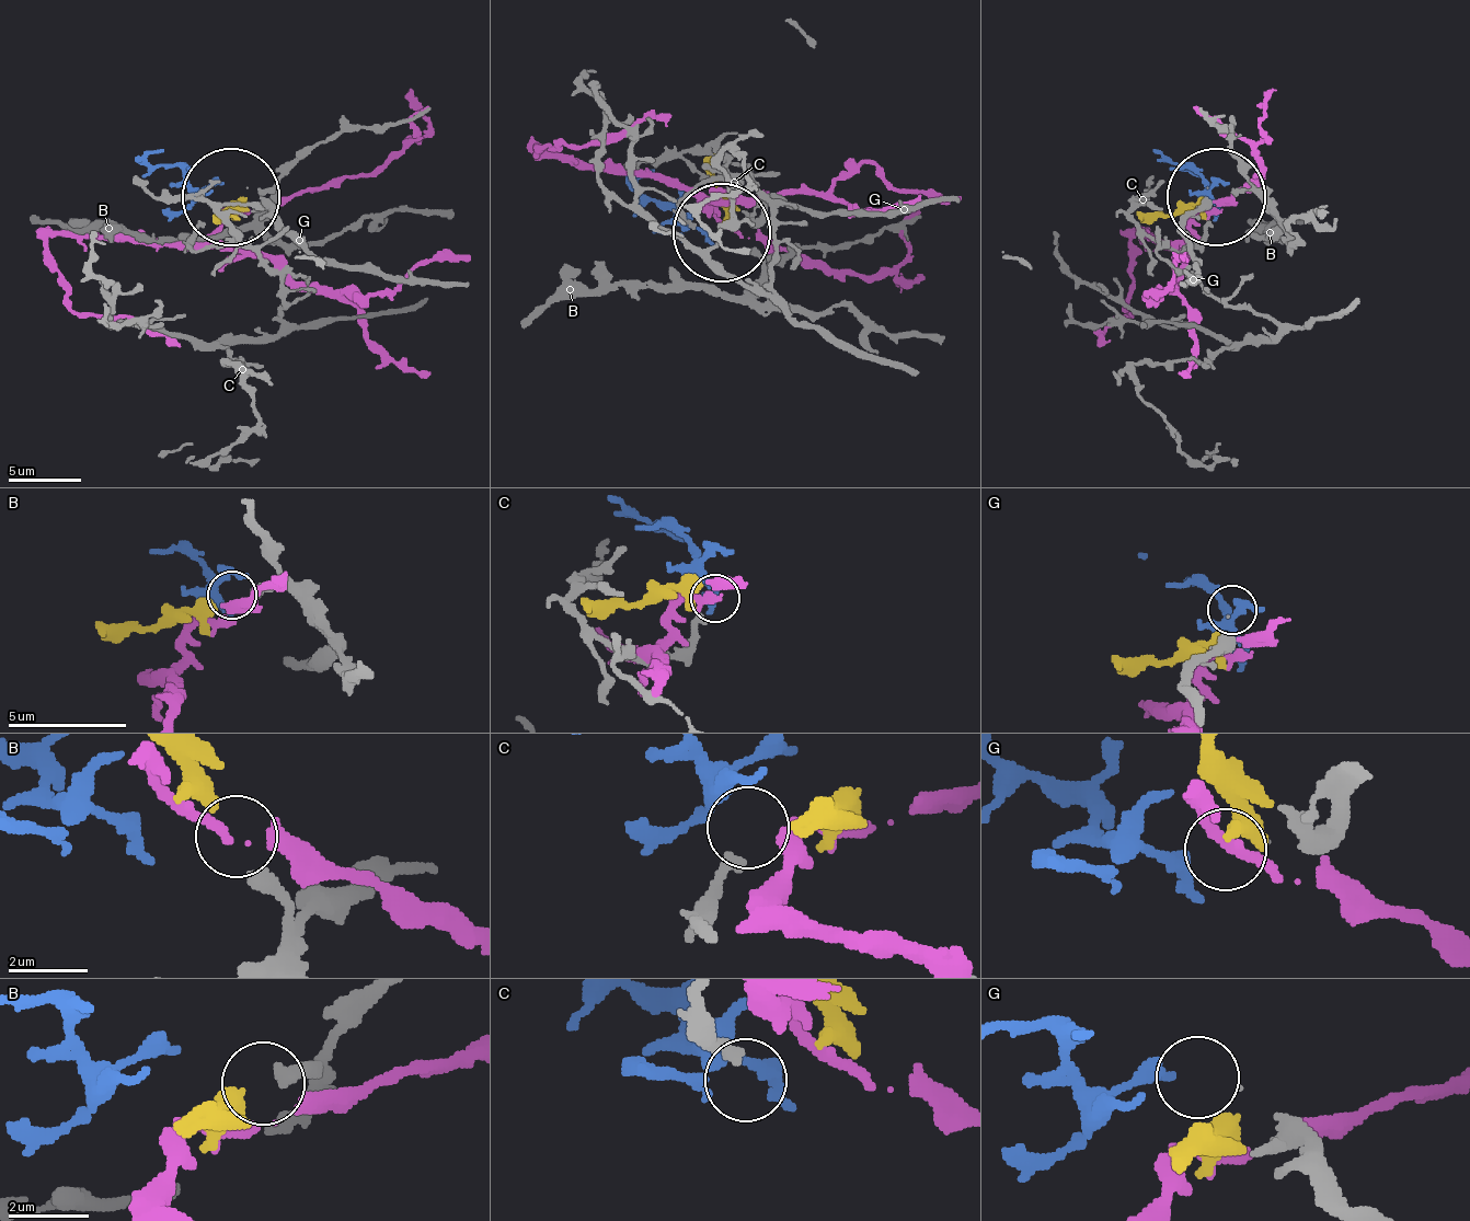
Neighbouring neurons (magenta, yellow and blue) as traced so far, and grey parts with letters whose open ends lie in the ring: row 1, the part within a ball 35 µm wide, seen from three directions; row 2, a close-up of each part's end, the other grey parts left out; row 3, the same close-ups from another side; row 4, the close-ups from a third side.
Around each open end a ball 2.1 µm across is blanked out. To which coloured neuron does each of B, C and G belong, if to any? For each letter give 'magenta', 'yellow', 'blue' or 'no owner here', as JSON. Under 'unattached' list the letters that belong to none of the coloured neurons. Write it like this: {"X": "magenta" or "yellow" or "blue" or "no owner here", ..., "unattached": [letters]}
{"B": "yellow", "C": "blue", "G": "no owner here", "unattached": ["G"]}

